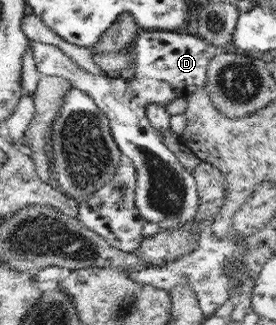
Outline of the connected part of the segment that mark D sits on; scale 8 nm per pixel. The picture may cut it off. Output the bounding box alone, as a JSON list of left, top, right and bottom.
[31,31,220,231]

